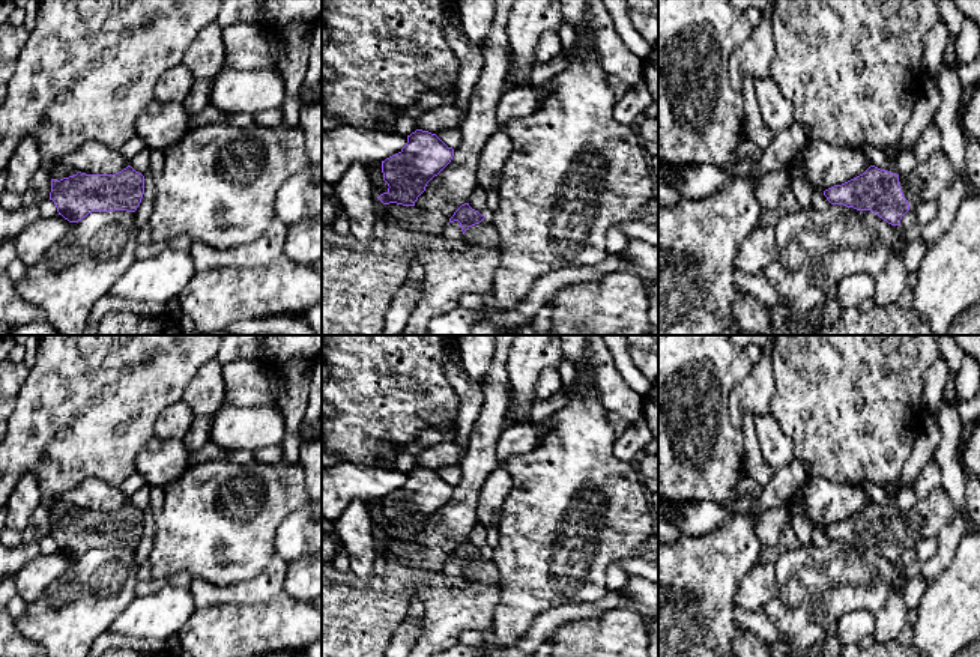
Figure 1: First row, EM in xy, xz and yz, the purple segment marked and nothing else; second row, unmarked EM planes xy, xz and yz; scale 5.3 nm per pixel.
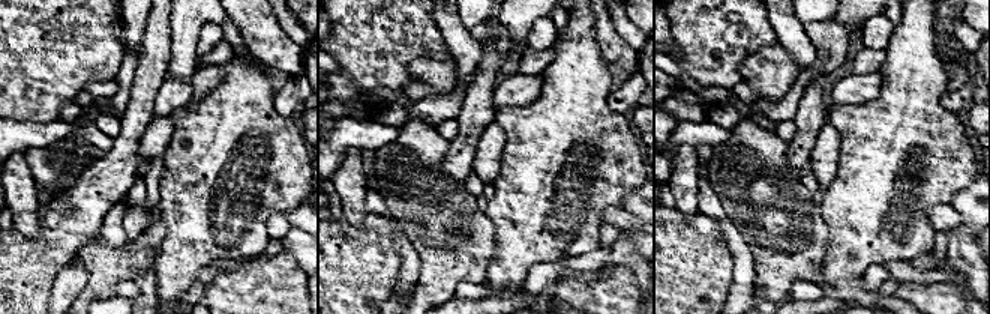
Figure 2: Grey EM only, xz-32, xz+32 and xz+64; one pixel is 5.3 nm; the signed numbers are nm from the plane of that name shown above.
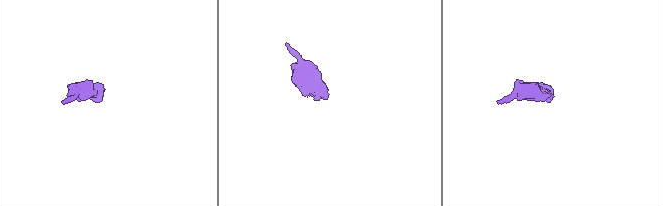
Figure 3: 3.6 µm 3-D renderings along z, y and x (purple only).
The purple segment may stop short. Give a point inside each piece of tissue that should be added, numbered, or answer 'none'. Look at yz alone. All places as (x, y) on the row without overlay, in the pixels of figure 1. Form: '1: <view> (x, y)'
1: yz (926, 517)

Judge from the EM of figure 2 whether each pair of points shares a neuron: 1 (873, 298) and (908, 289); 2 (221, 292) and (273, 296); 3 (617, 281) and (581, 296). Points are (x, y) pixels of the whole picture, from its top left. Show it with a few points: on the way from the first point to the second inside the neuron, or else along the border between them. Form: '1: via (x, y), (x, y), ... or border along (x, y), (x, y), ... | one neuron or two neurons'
1: border along (894, 293), (900, 298) | two neurons
2: via (234, 296), (260, 296) | one neuron
3: via (608, 290), (602, 296), (590, 296) | one neuron

